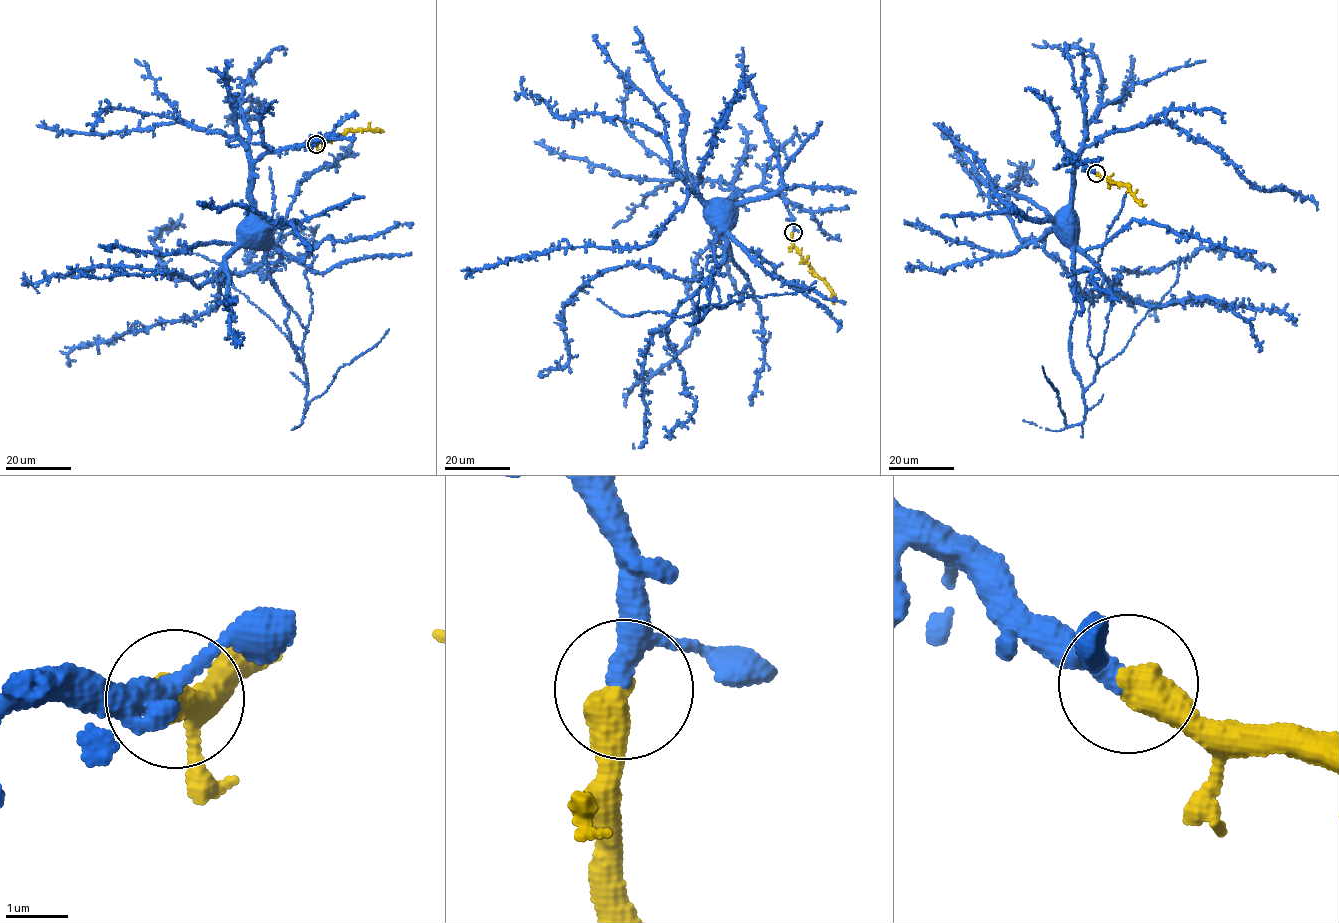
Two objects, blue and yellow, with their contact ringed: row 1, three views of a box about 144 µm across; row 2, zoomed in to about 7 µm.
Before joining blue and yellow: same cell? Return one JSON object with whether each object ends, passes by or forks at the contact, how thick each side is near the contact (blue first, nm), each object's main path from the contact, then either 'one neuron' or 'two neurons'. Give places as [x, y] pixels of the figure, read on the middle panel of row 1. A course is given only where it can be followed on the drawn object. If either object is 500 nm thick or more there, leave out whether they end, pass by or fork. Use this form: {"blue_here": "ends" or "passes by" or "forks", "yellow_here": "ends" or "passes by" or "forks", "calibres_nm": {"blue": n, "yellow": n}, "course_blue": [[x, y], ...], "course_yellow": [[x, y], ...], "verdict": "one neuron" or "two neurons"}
{"calibres_nm": {"blue": 280, "yellow": 550}, "course_blue": [[793, 232], [779, 196], [760, 188], [729, 202], [705, 312], [719, 302], [707, 257], [729, 253]], "course_yellow": [[793, 232], [792, 244], [801, 260], [830, 287], [833, 303]], "verdict": "one neuron"}

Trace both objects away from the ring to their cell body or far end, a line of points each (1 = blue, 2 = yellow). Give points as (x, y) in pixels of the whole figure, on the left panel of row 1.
1: (316, 144), (268, 152), (251, 191), (305, 369), (308, 331), (264, 253), (270, 167)
2: (316, 144), (346, 132), (370, 128), (380, 132), (380, 129)

